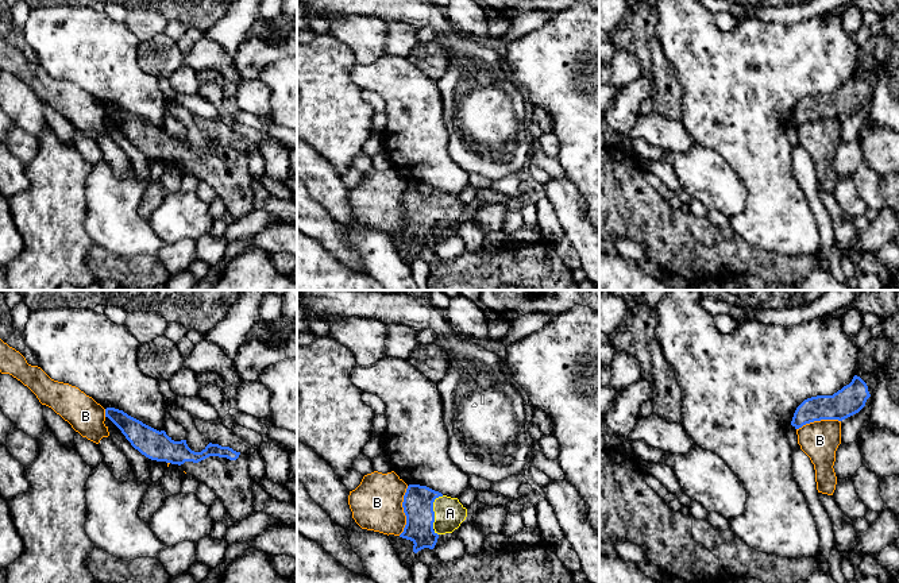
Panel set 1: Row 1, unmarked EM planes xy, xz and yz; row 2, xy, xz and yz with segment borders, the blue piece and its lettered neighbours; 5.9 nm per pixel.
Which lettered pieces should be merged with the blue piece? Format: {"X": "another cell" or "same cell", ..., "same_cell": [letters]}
{"A": "same cell", "B": "another cell", "same_cell": ["A"]}

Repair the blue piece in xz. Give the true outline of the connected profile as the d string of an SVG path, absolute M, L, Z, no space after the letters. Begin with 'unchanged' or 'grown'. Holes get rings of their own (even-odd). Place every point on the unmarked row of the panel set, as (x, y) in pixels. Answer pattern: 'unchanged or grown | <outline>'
grown | M409 182L402 200L406 223L400 235L410 238L413 250L433 247L440 232L452 231L467 215L467 206L427 184Z

